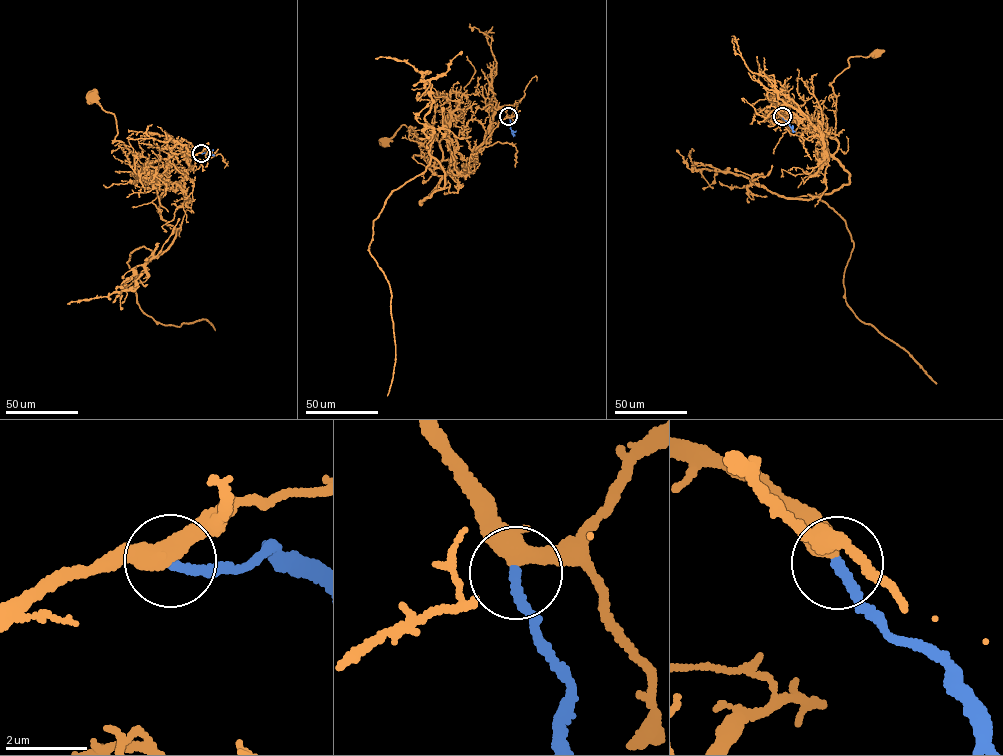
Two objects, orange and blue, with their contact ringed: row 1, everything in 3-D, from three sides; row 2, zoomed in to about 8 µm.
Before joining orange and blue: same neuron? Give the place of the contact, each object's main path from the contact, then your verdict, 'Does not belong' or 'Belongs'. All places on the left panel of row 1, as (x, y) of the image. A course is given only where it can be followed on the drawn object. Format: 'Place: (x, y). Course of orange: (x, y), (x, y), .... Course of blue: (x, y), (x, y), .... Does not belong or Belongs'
Place: (201, 153). Course of orange: (200, 153), (188, 155), (187, 144), (186, 175), (163, 180), (125, 143), (113, 141), (114, 115), (91, 97). Course of blue: (200, 153), (213, 155). Belongs

